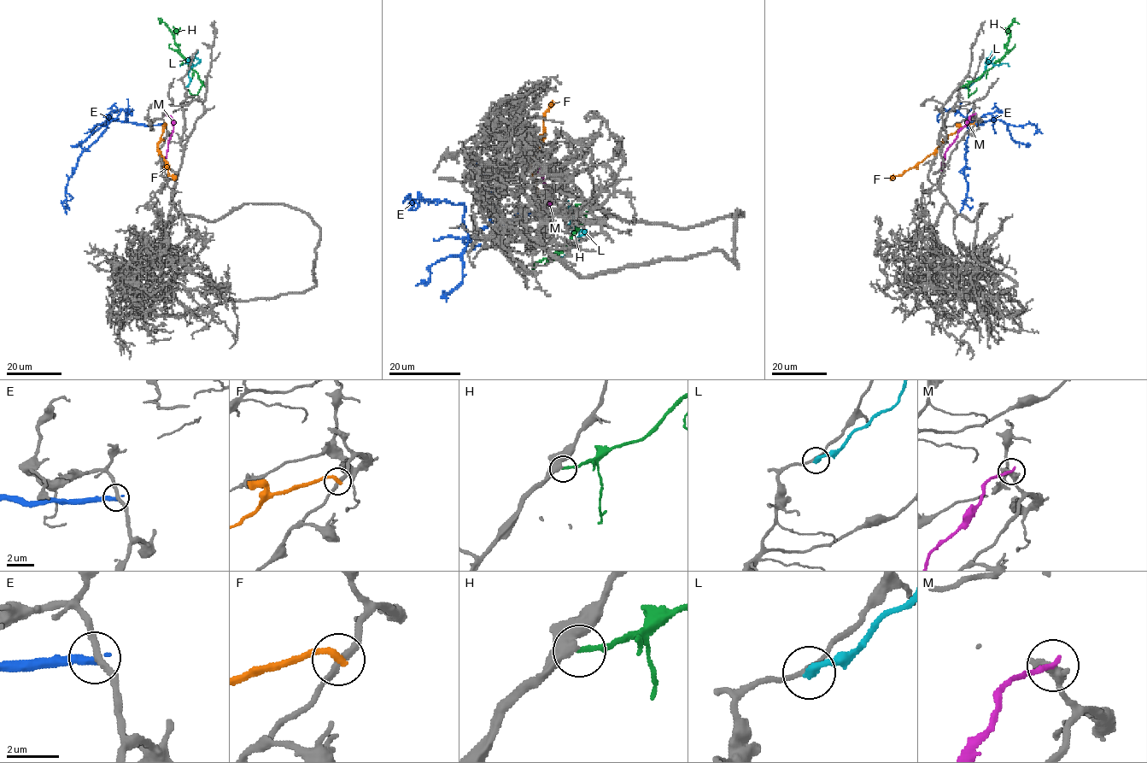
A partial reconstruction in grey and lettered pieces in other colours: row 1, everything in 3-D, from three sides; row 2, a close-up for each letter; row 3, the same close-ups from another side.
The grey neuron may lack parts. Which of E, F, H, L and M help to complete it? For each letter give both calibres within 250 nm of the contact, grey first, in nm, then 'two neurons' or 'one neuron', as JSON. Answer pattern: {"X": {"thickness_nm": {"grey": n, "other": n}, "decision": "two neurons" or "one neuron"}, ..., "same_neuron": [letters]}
{"E": {"thickness_nm": {"grey": 240, "other": 360}, "decision": "two neurons"}, "F": {"thickness_nm": {"grey": 240, "other": 320}, "decision": "two neurons"}, "H": {"thickness_nm": {"grey": 460, "other": 200}, "decision": "one neuron"}, "L": {"thickness_nm": {"grey": 180, "other": 360}, "decision": "two neurons"}, "M": {"thickness_nm": {"grey": 380, "other": 220}, "decision": "two neurons"}, "same_neuron": ["H"]}

